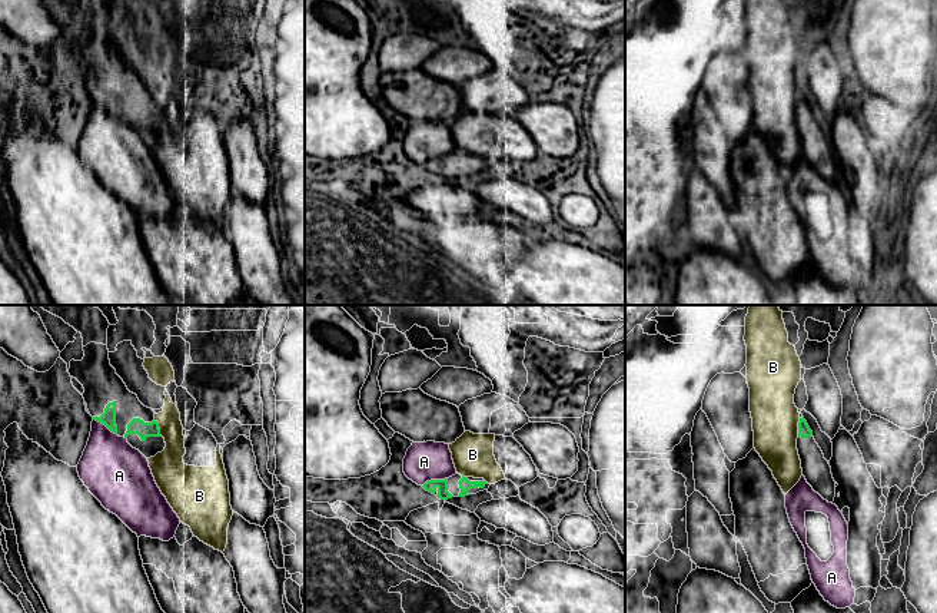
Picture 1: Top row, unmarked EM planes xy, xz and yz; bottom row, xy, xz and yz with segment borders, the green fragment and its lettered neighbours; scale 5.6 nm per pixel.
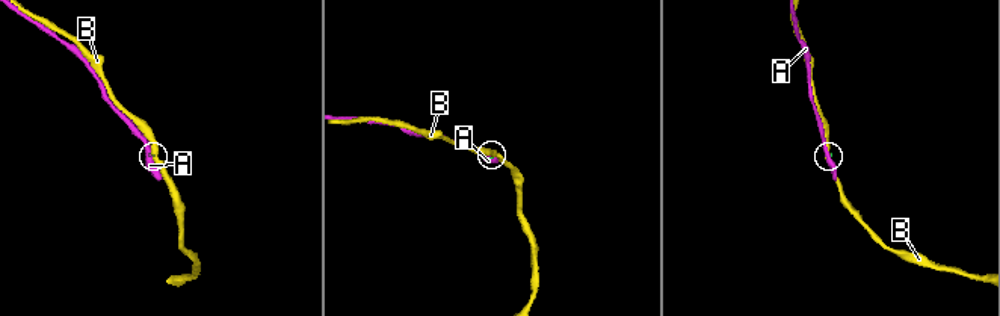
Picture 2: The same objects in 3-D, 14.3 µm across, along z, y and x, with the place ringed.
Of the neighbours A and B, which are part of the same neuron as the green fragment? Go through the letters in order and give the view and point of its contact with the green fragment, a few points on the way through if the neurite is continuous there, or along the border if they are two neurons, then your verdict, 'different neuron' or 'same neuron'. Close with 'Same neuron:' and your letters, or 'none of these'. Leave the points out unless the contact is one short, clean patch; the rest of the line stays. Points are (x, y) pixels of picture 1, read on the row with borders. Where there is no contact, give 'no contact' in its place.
A: contact xz (434, 480); border xz (447, 477), (428, 480), (422, 486); different neuron
B: contact xy (158, 427); border xy (153, 420), (158, 423), (162, 436); different neuron
Same neuron: none of these

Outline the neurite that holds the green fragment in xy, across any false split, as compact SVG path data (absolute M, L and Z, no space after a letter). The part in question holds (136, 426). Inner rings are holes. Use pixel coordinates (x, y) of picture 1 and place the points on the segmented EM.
M90 342L83 347L82 361L70 361L69 374L84 388L83 398L93 420L124 437L146 458L166 447L154 411L130 392L110 365L107 345Z

